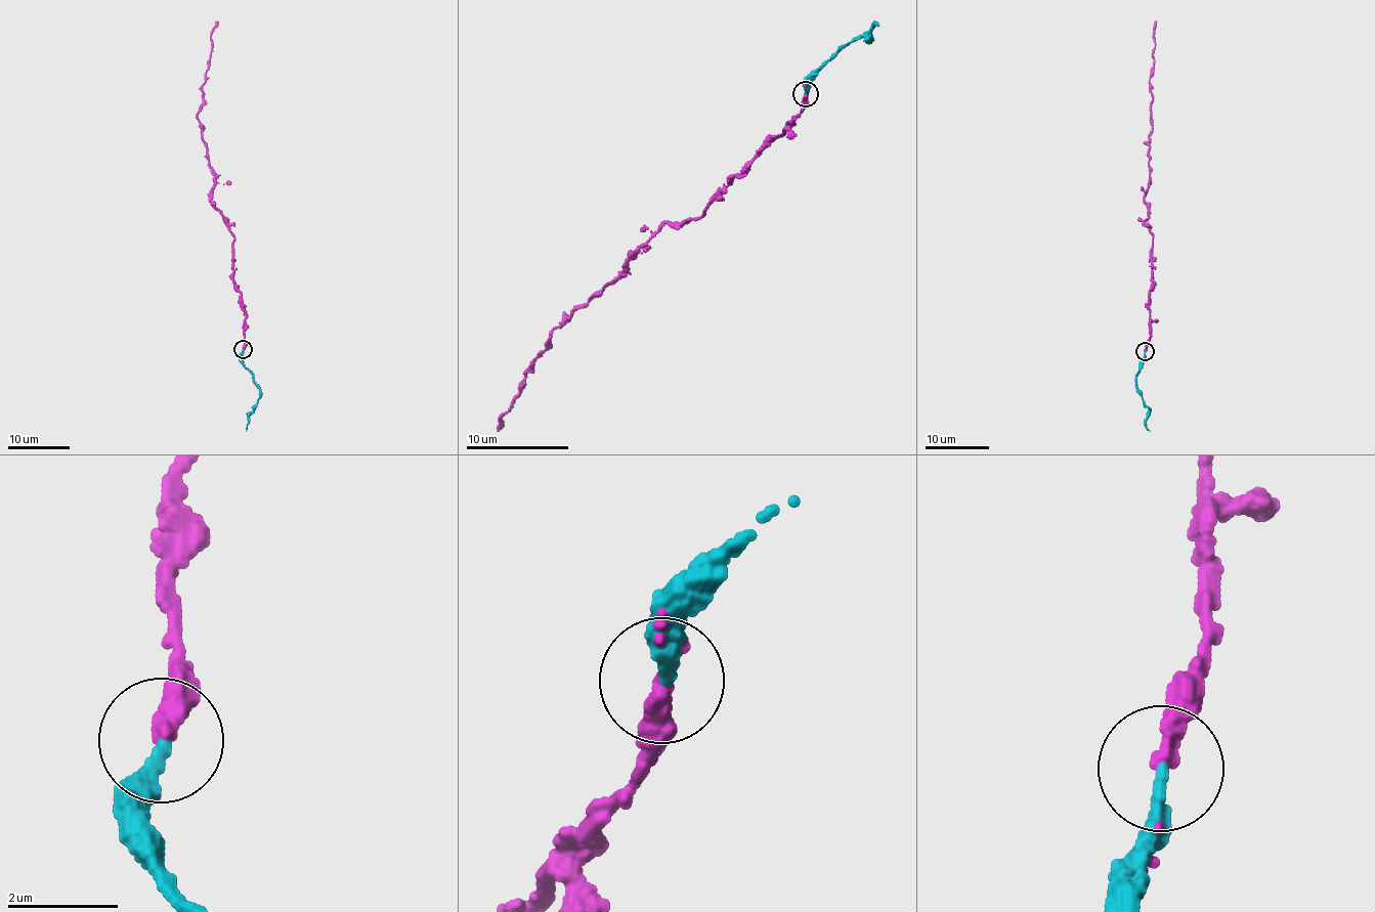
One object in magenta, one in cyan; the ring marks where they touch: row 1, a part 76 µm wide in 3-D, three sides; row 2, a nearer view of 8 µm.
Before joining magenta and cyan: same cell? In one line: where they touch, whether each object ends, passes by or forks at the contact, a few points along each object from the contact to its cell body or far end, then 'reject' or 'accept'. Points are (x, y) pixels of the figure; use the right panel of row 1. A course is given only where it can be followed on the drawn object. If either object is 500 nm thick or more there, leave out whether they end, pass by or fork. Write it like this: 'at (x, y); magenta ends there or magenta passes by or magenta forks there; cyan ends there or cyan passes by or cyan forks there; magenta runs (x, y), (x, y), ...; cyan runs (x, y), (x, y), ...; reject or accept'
at (1145, 351); magenta ends there; cyan ends there; magenta runs (1145, 350), (1150, 337), (1153, 234), (1144, 223), (1148, 205), (1144, 196), (1150, 177), (1149, 80), (1157, 20); cyan runs (1145, 351), (1135, 385), (1148, 408), (1146, 426), (1150, 431); accept

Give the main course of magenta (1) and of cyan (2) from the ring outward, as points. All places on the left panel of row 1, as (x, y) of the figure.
1: (243, 348), (246, 311), (232, 277), (233, 235), (212, 206), (213, 169), (198, 117), (216, 22)
2: (243, 350), (243, 366), (253, 374), (253, 383), (259, 393), (246, 431)

